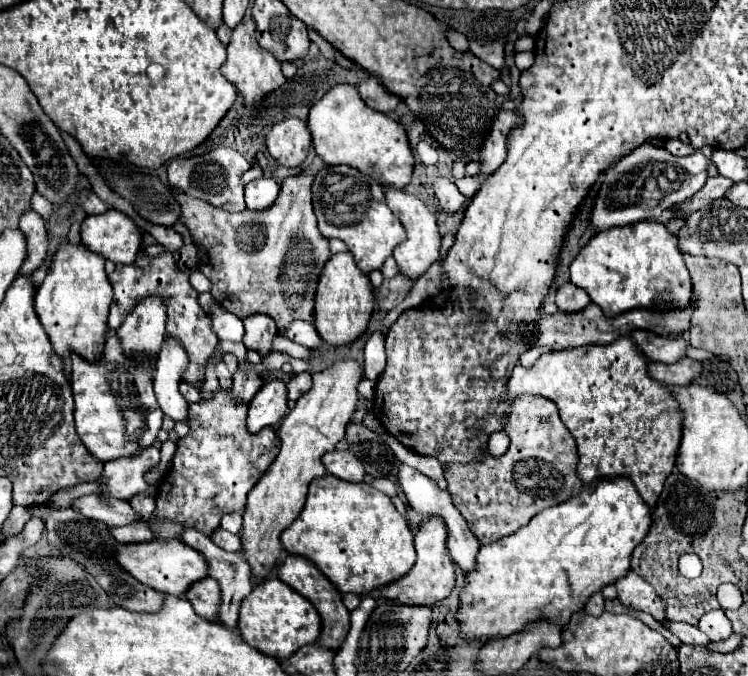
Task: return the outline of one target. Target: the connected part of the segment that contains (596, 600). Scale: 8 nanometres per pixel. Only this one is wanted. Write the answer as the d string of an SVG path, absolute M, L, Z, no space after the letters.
M595 593L595 595L589 597L589 601L587 601L587 605L585 605L585 611L587 611L589 615L593 615L593 617L599 617L599 615L603 613L603 605L605 605L603 595L601 595L601 593Z

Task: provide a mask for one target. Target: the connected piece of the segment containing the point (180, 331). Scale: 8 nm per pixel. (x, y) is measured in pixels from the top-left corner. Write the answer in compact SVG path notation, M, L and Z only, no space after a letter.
M143 249L137 253L137 259L133 265L117 265L115 271L109 275L109 281L113 285L115 297L109 313L109 327L119 329L123 319L133 311L133 307L145 299L145 297L163 297L167 307L167 337L173 337L181 343L181 347L187 351L189 365L181 377L181 381L189 383L195 389L201 389L205 383L205 363L213 355L217 345L217 335L211 329L211 315L201 309L199 305L199 293L191 287L189 277L175 267L175 259L169 251L163 251L157 257L149 257Z

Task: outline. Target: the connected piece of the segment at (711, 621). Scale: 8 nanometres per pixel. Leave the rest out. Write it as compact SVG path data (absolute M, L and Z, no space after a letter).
M723 609L705 613L701 619L699 619L699 625L697 625L697 627L699 627L703 633L707 633L713 643L723 641L723 639L727 639L727 637L731 635L731 623L729 623L729 619L725 617Z

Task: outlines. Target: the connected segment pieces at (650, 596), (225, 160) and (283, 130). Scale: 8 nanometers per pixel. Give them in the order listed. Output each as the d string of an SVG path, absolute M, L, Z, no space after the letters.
M629 571L625 577L621 577L617 583L617 597L627 609L635 611L645 611L653 615L659 623L667 623L665 619L665 603L657 597L655 589L641 579L635 571Z
M219 147L219 149L199 155L199 157L173 159L167 167L167 175L169 175L169 183L187 195L203 199L225 211L243 211L245 199L243 199L241 175L249 167L251 167L251 163L239 151L235 151L231 147Z
M285 119L271 127L265 139L269 155L283 167L299 167L311 147L311 135L307 123L301 119Z

